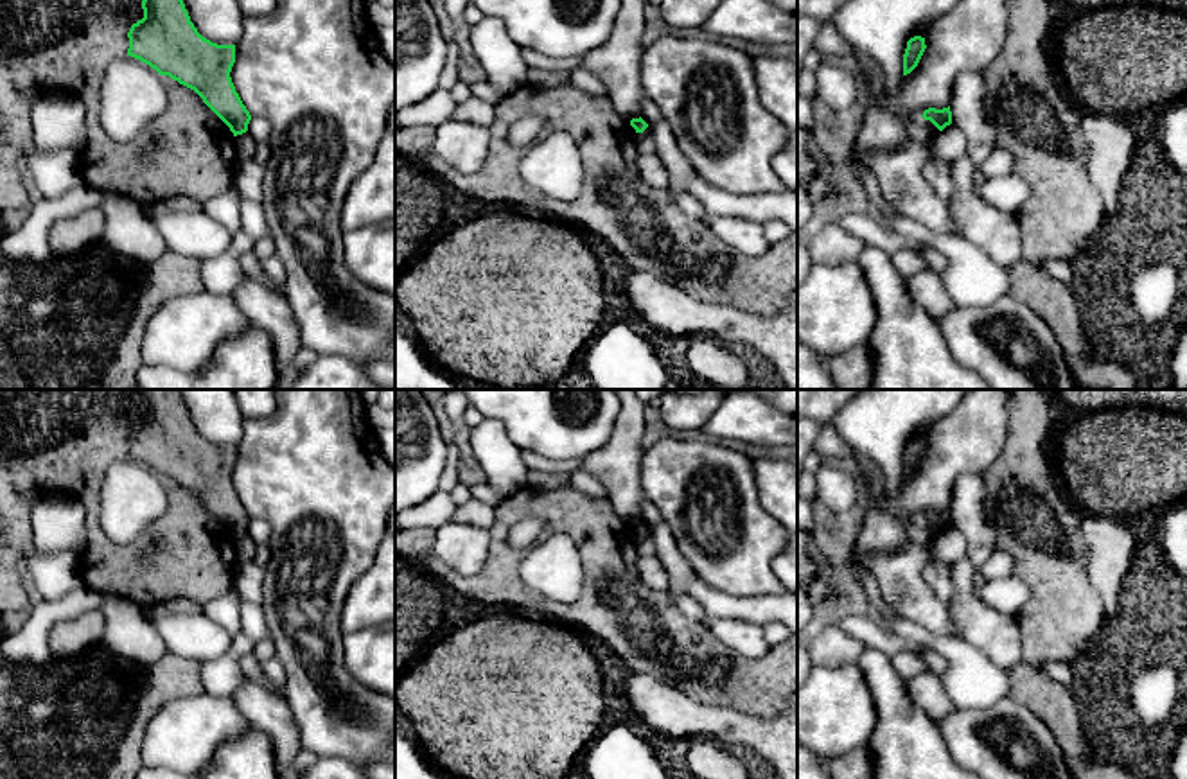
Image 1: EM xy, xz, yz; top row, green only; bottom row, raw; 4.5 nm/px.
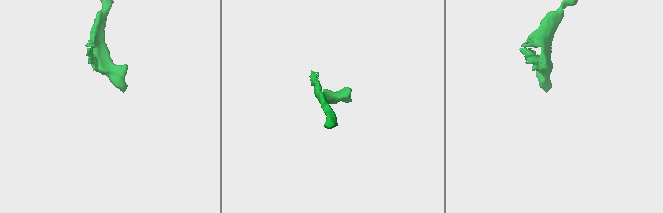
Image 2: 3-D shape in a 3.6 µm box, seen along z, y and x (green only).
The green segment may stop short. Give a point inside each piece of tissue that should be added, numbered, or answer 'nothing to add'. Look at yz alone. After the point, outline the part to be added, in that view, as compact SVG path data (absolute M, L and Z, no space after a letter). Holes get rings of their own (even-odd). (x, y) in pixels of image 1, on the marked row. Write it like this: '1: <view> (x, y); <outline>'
nothing to add

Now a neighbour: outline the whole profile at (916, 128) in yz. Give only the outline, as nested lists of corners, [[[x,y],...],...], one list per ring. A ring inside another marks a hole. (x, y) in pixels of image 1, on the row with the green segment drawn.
[[[912,115],[907,122],[907,135],[910,140],[923,144],[923,145],[932,145],[934,133],[928,129],[921,115]]]

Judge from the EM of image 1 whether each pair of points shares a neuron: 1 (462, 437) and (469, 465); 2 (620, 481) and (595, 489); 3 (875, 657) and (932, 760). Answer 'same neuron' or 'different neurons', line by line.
1: same neuron
2: different neurons
3: same neuron

